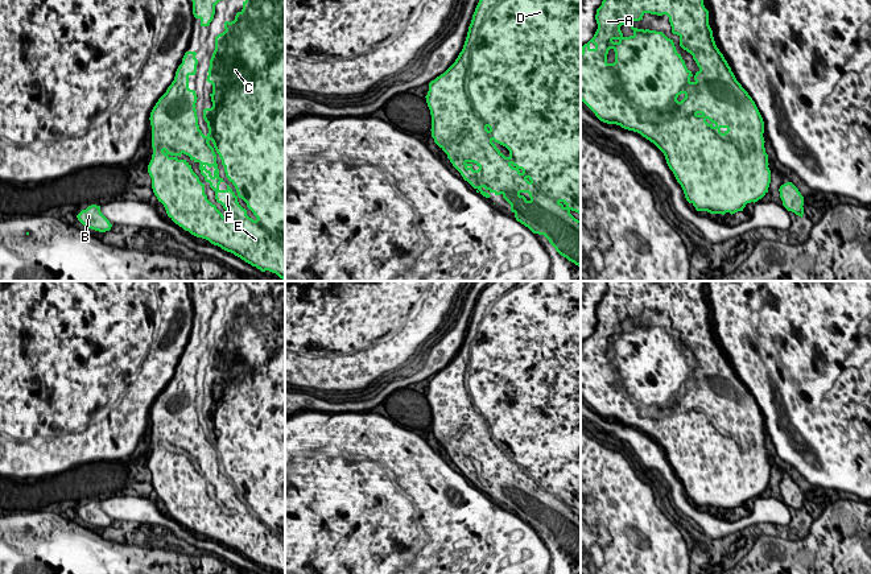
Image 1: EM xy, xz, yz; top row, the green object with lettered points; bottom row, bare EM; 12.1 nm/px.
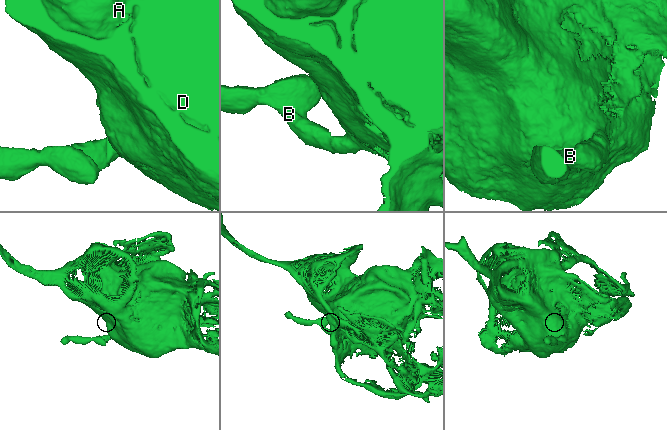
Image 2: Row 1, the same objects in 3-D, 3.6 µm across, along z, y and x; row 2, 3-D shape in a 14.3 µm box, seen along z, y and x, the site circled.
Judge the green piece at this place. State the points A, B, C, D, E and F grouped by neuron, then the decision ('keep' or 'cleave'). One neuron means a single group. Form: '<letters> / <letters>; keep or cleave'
A B C D E F; keep

